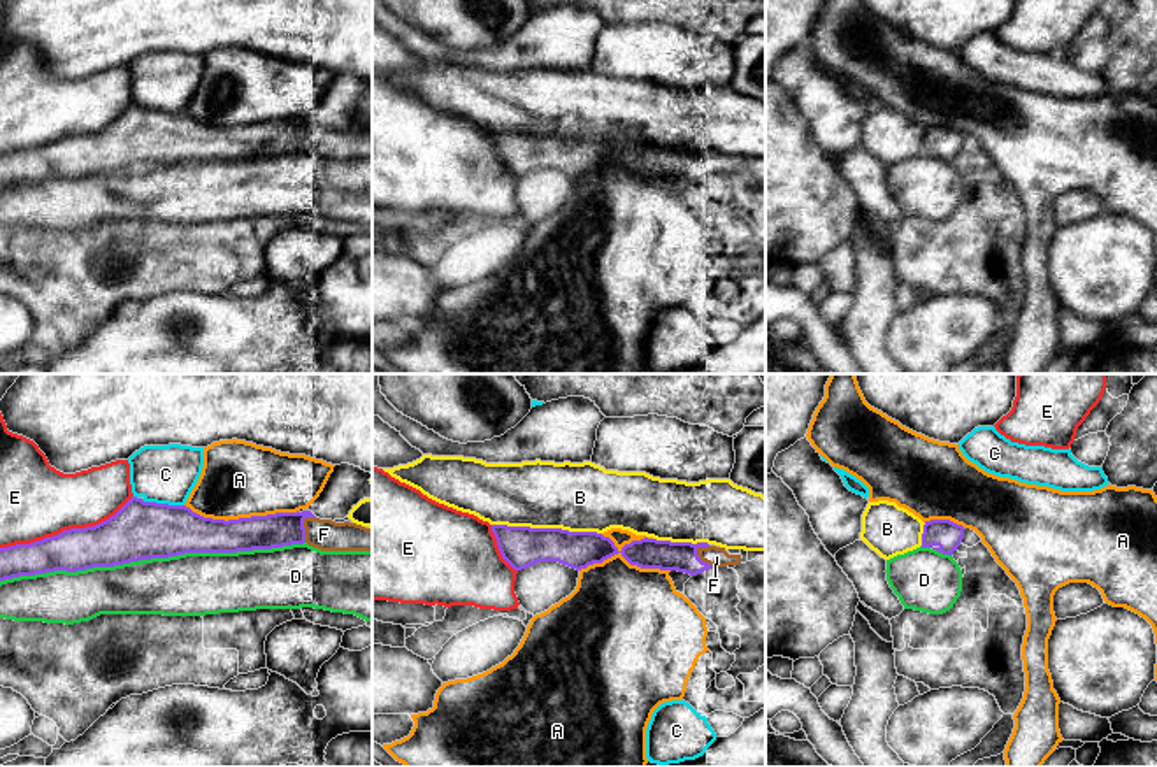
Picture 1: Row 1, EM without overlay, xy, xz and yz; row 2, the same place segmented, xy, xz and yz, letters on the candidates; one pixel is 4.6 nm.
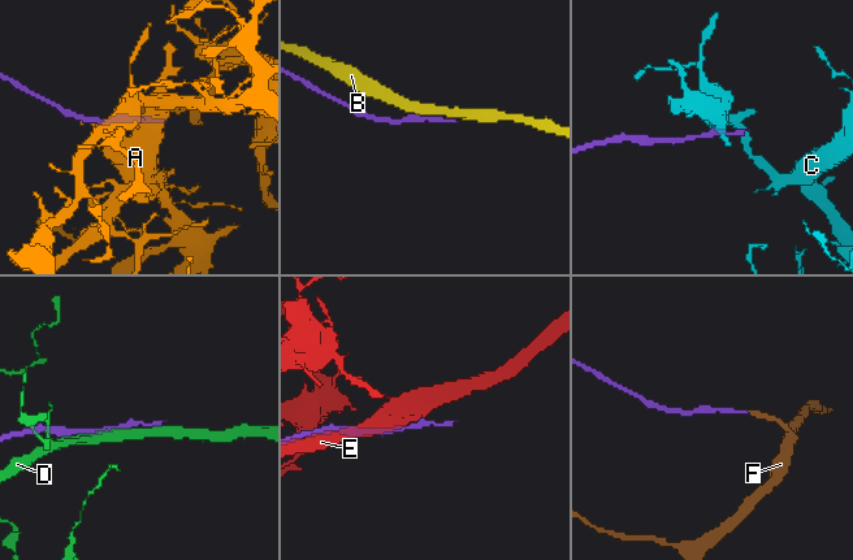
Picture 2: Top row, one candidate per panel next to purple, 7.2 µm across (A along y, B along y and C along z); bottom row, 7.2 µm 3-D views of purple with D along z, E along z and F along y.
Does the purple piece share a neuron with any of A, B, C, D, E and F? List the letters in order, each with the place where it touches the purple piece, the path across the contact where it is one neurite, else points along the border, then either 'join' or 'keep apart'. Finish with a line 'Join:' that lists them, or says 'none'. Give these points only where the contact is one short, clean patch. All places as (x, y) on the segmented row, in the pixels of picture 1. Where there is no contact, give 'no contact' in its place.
A: xz (624, 557) | keep apart
B: xz (546, 529) | keep apart
C: xy (162, 504) | along xy (141, 499), (183, 506) | keep apart
D: xy (151, 557) | keep apart
E: xy (65, 530) | keep apart
F: xz (699, 559) | join
Join: F

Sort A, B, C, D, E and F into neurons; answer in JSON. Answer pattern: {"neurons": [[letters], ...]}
{"neurons": [["A"], ["B"], ["C"], ["D"], ["E"], ["F"]]}

